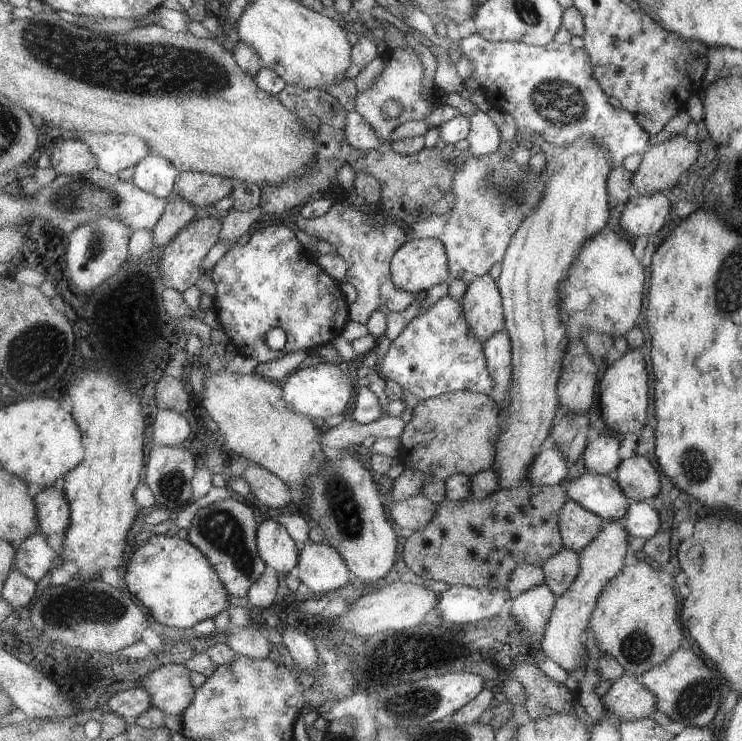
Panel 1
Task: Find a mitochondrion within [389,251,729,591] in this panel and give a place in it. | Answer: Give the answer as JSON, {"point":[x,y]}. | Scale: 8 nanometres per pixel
{"point":[692,453]}

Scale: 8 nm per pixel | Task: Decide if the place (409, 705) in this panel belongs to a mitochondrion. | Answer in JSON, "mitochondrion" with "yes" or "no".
{"mitochondrion":"yes"}

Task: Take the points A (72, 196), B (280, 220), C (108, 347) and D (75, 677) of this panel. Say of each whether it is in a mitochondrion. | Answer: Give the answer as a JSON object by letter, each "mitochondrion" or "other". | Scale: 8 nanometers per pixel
{"A":"mitochondrion","B":"other","C":"other","D":"other"}

